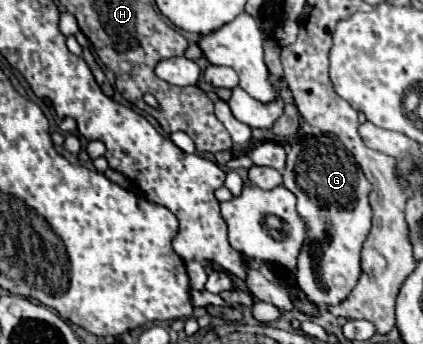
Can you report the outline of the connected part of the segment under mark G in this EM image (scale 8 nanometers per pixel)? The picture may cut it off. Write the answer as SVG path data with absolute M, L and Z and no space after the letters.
M312 135L290 145L284 187L298 197L298 211L308 227L296 267L298 287L316 305L340 303L352 291L362 273L360 251L372 221L372 209L368 203L370 183L340 139Z

